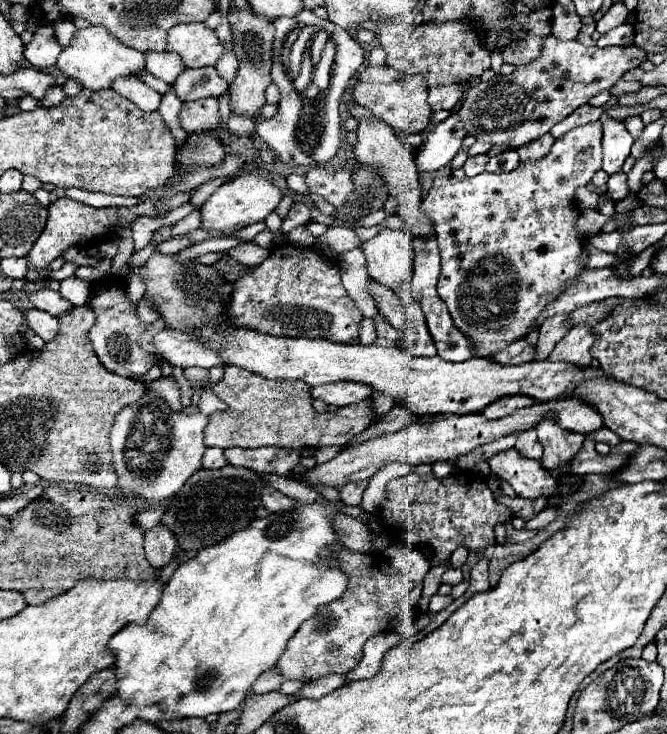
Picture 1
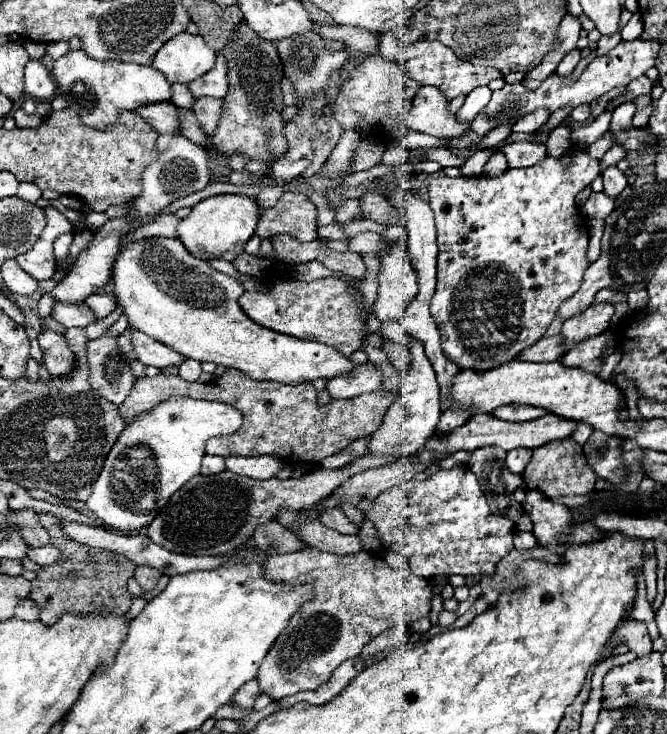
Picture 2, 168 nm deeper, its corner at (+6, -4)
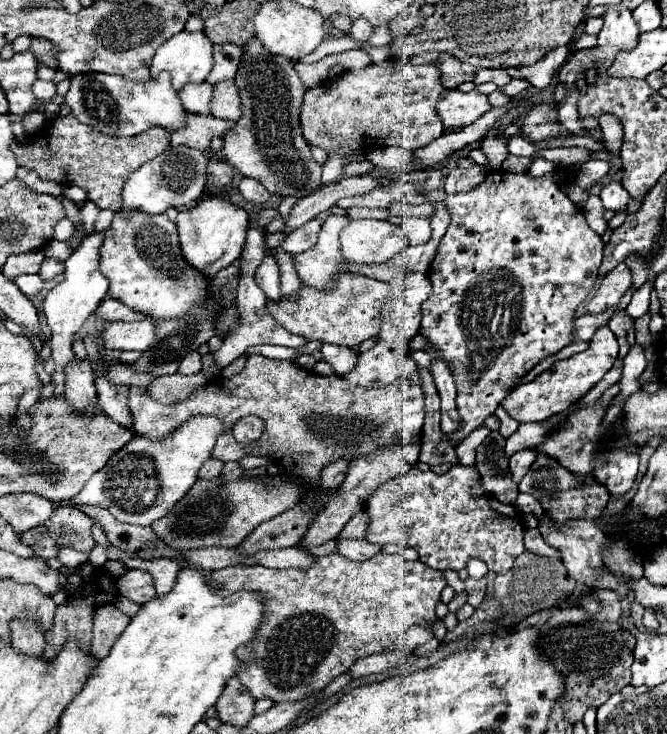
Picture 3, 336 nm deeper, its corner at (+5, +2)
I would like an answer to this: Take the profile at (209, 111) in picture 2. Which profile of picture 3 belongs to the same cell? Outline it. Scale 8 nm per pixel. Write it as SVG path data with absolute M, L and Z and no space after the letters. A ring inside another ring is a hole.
M234 80L218 82L210 100L210 114L222 120L238 120L240 114L240 96Z

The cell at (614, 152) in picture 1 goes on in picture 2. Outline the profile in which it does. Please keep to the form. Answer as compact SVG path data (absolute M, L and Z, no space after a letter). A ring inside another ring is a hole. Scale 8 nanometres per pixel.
M611 166L611 168L607 168L603 172L603 184L605 184L605 190L603 192L607 196L615 198L615 196L619 196L623 192L623 188L627 186L627 180L625 180L623 172L617 166Z

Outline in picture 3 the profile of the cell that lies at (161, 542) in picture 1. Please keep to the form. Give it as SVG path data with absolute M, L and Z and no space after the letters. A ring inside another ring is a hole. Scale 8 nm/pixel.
M132 570L122 574L118 578L118 590L122 590L122 596L136 604L146 604L150 598L156 596L152 574L144 570Z

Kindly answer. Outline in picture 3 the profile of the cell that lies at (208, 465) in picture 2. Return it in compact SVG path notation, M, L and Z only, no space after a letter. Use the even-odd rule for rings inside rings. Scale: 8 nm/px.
M208 458L208 460L202 464L202 468L200 468L200 472L198 472L198 478L216 478L216 476L220 476L222 466L224 466L222 460L218 460L218 458Z

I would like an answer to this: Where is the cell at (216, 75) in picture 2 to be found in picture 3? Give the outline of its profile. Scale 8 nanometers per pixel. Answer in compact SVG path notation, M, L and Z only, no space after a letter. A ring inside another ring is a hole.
M222 44L214 46L214 68L206 82L218 84L222 80L230 80L236 74L236 68L242 58L242 48L234 44Z

